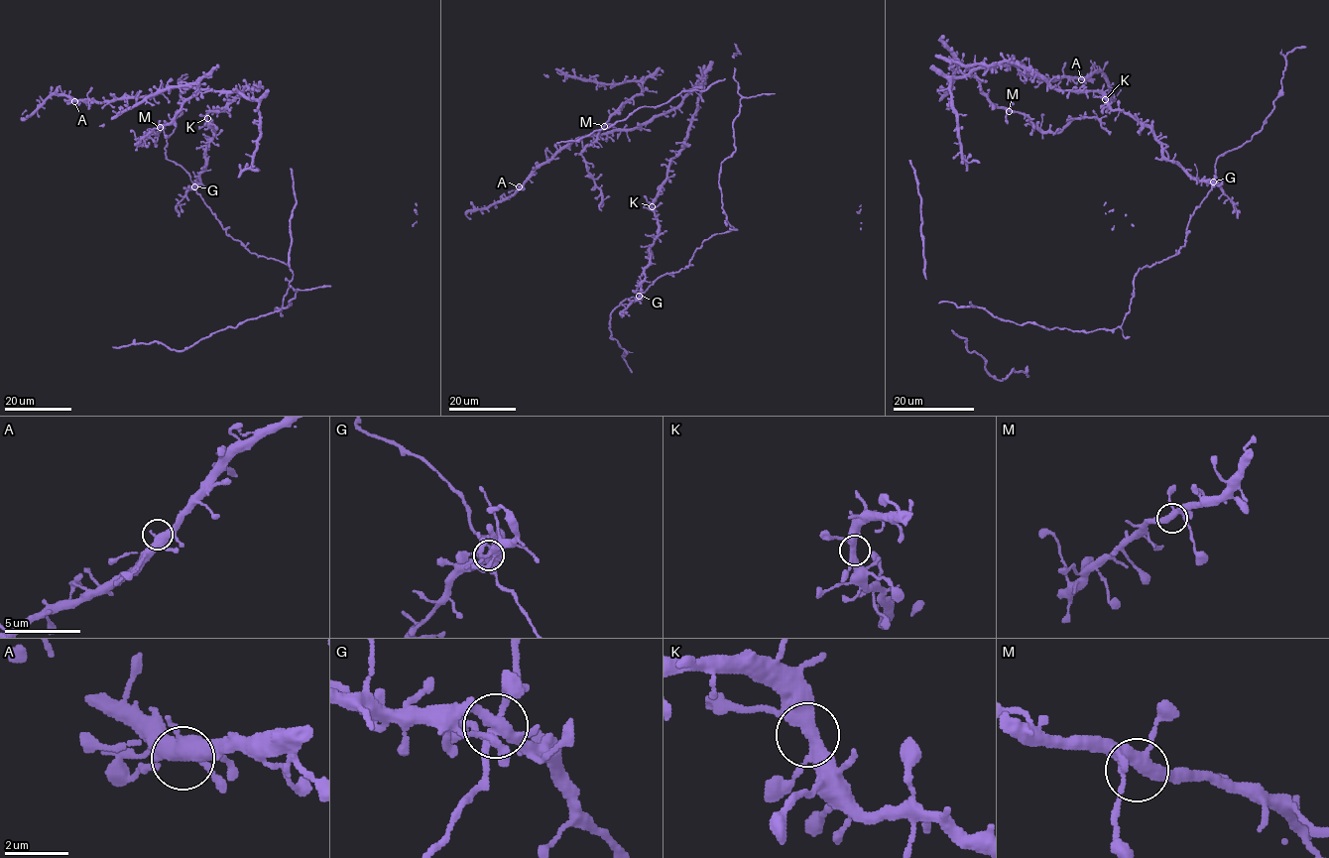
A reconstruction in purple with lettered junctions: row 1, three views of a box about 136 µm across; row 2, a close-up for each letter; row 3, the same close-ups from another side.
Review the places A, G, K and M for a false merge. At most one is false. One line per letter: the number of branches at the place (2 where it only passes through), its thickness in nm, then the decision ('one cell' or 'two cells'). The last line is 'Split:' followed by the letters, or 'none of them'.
A: 5 | 440 nm | one cell
G: 8 | 360 nm | one cell
K: 4 | 380 nm | one cell
M: 4 | 320 nm | one cell
Split: none of them

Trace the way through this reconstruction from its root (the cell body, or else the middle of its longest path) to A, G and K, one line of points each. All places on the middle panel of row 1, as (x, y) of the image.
A: (644, 269), (658, 228), (652, 203), (688, 132), (700, 78), (676, 106), (635, 127), (571, 141), (519, 186)
G: (644, 269), (639, 295)
K: (644, 269), (658, 228), (652, 206)

